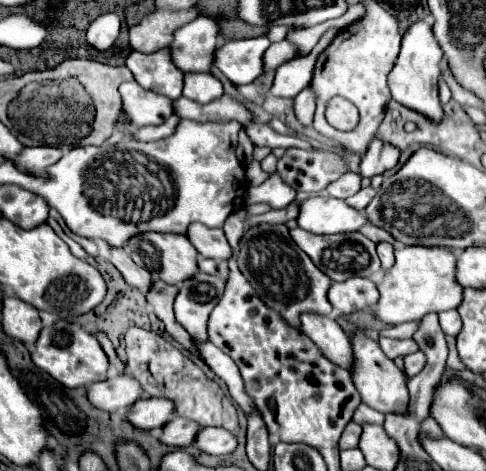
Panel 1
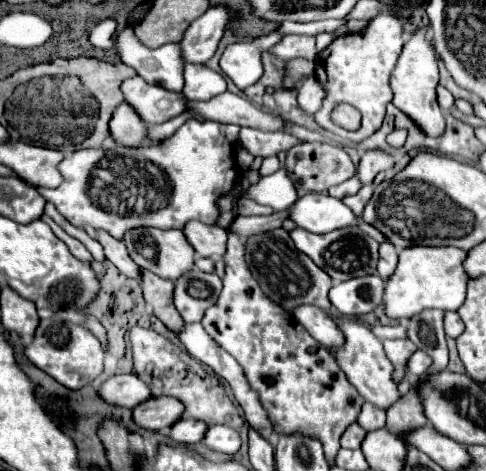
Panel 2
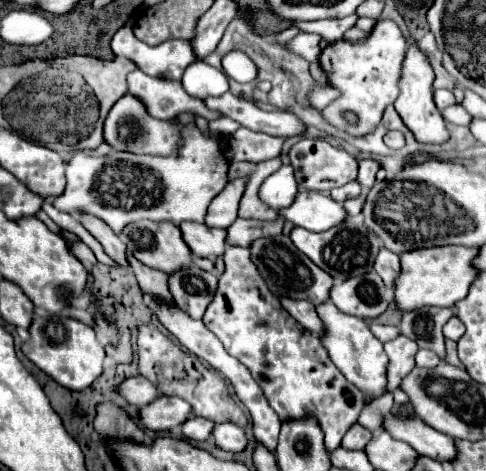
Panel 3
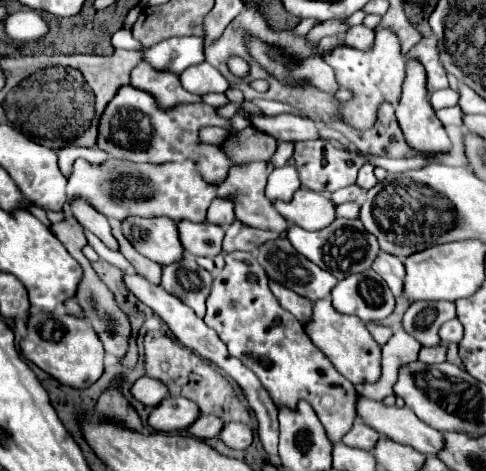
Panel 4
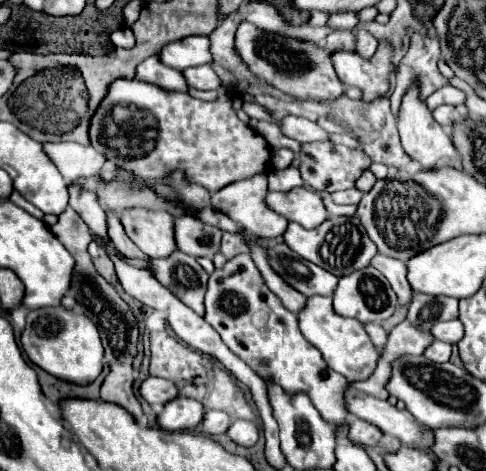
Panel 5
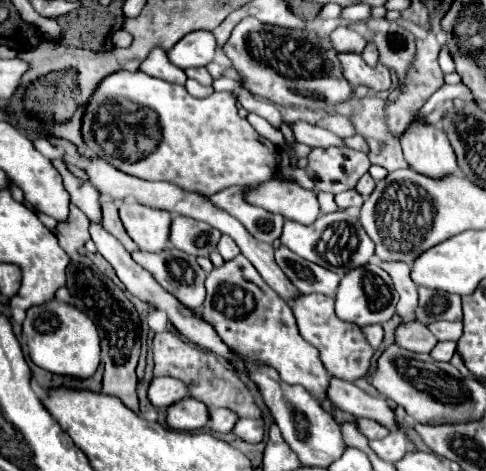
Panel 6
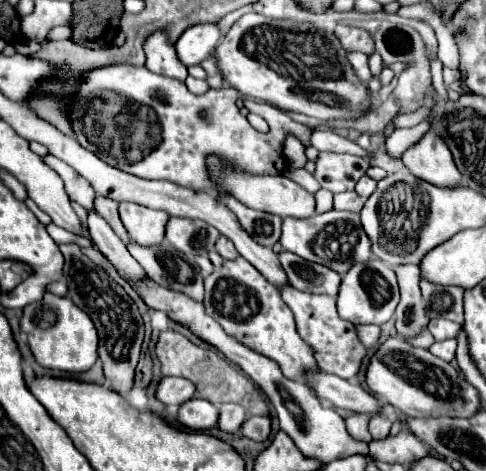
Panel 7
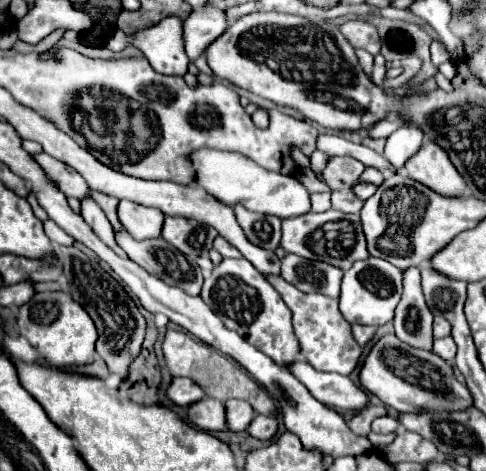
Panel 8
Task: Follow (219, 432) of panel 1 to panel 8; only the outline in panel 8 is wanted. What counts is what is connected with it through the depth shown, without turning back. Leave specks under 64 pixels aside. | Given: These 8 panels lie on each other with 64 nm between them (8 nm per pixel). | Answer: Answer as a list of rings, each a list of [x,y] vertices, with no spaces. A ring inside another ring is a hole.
[[[256,416],[252,420],[252,424],[248,426],[248,432],[254,436],[254,438],[260,438],[260,440],[270,440],[276,432],[278,432],[278,420],[274,416]]]

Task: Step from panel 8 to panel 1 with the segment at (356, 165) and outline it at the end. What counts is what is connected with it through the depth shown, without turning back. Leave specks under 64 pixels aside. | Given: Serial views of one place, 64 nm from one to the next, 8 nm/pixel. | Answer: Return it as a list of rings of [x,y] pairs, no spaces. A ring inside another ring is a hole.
[[[288,148],[278,160],[278,174],[294,188],[308,194],[324,190],[348,170],[346,160],[330,150]]]

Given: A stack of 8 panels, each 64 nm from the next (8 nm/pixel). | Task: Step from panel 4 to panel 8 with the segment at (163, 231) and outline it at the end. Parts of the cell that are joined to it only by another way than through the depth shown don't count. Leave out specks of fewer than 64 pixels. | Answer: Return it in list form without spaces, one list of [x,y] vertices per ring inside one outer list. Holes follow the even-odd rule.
[[[120,200],[118,218],[136,240],[160,236],[164,224],[164,214],[158,208],[148,208],[130,200]]]

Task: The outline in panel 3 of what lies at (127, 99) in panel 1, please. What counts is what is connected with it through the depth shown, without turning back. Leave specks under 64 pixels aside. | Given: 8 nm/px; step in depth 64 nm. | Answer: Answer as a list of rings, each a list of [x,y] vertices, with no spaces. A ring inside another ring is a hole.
[[[140,68],[130,72],[128,90],[134,96],[138,96],[146,104],[148,112],[158,120],[170,120],[186,110],[192,110],[192,112],[204,116],[206,120],[220,118],[218,112],[212,112],[206,108],[204,100],[188,96],[178,80],[148,76],[148,74],[140,72]]]

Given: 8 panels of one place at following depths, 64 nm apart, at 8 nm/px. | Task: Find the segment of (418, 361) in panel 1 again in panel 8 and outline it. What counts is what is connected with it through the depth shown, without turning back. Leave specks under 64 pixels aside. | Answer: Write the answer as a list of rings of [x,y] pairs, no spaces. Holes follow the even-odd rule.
[[[452,336],[440,338],[440,340],[436,340],[436,344],[434,344],[434,352],[436,352],[440,358],[444,358],[446,362],[454,362],[454,356],[456,356],[456,342],[452,340]]]

